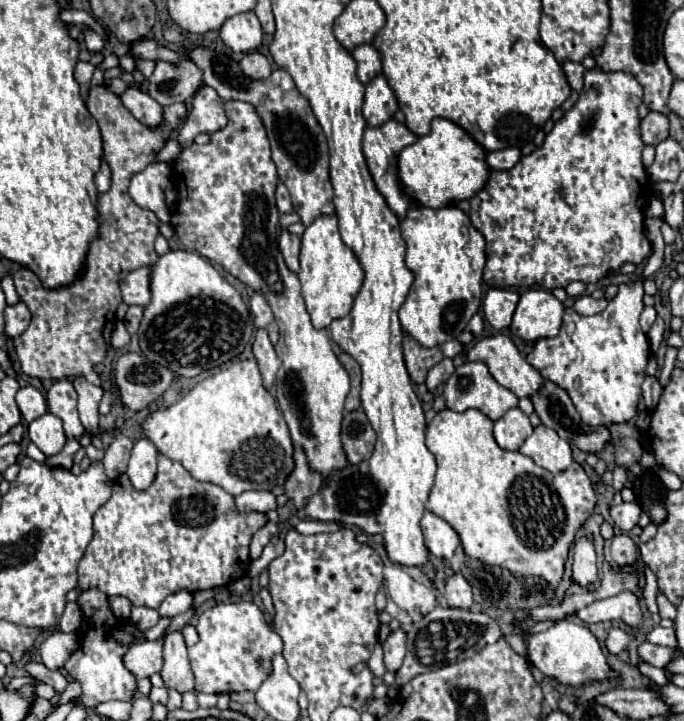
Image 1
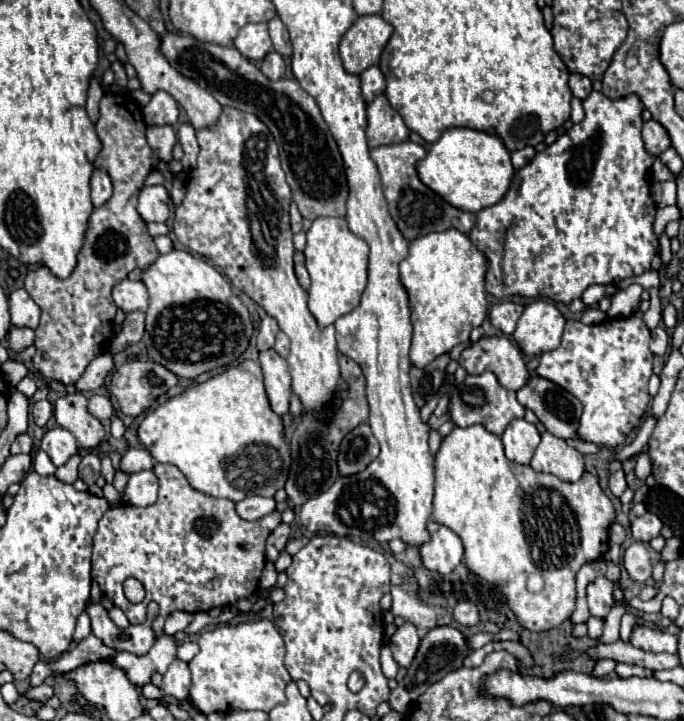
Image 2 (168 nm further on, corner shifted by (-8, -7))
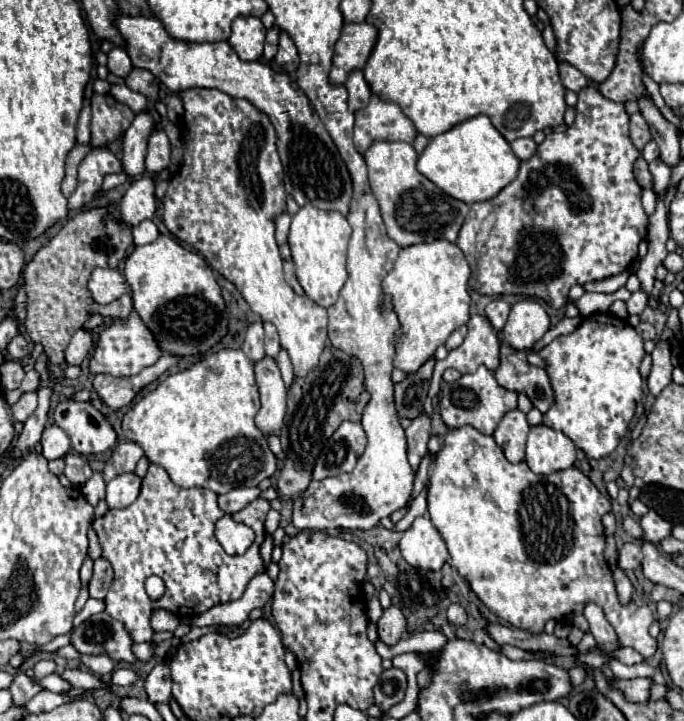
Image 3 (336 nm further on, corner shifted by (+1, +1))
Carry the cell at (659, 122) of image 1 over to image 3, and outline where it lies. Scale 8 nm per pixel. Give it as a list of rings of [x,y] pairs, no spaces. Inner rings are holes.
[[[632,114],[630,116],[630,140],[632,144],[642,150],[646,142],[652,140],[652,134],[650,134],[650,128],[646,124],[646,120],[640,116],[640,114]]]

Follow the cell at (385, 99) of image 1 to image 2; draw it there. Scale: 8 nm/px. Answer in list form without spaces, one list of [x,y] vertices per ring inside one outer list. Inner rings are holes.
[[[385,94],[377,96],[367,106],[367,142],[371,148],[381,144],[397,144],[409,138],[409,128],[403,118],[391,108]]]

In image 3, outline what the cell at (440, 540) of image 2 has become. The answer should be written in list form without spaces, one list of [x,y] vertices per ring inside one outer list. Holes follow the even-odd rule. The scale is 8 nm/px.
[[[428,516],[416,518],[412,526],[402,532],[400,550],[410,566],[422,570],[440,570],[448,560],[446,544]]]

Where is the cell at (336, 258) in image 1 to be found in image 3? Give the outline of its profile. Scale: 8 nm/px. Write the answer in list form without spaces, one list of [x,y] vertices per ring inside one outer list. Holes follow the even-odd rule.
[[[306,204],[292,216],[288,246],[296,266],[296,278],[306,296],[324,308],[330,308],[338,300],[338,292],[346,282],[346,248],[350,234],[352,228],[340,212],[324,212],[312,204]]]

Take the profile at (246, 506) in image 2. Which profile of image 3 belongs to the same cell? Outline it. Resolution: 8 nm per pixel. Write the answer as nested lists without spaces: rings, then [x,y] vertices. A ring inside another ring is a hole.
[[[234,488],[228,494],[218,496],[218,506],[226,514],[234,514],[234,512],[242,510],[246,504],[250,504],[252,500],[256,500],[258,494],[260,494],[258,488]]]

